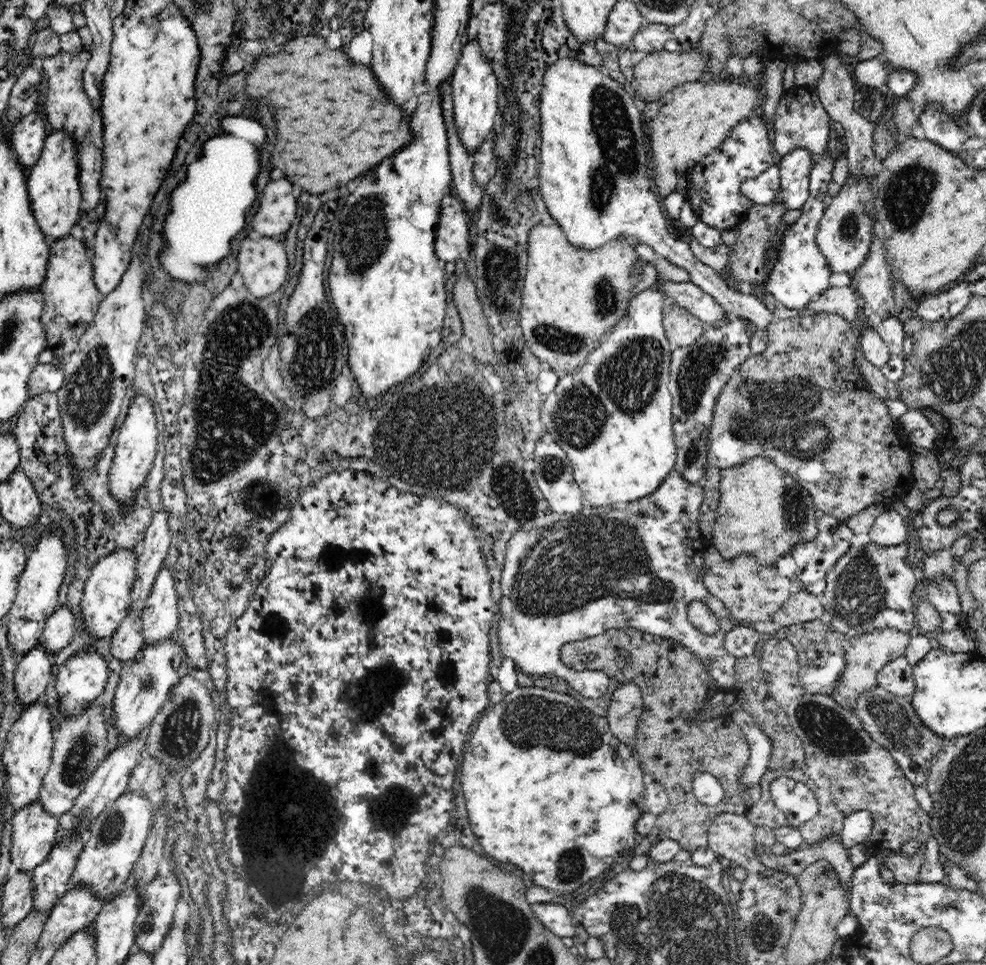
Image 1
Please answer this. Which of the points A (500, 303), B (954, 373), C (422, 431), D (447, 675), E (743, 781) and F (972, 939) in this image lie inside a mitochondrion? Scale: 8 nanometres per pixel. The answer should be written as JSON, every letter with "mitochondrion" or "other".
{"A":"mitochondrion","B":"mitochondrion","C":"mitochondrion","D":"other","E":"other","F":"other"}

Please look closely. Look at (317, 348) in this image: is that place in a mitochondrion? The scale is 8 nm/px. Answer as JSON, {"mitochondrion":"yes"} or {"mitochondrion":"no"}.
{"mitochondrion":"yes"}

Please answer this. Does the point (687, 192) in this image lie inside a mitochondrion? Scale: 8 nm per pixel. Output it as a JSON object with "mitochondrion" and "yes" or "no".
{"mitochondrion":"no"}

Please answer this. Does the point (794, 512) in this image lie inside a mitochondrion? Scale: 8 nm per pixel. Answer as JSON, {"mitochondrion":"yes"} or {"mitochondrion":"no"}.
{"mitochondrion":"yes"}

